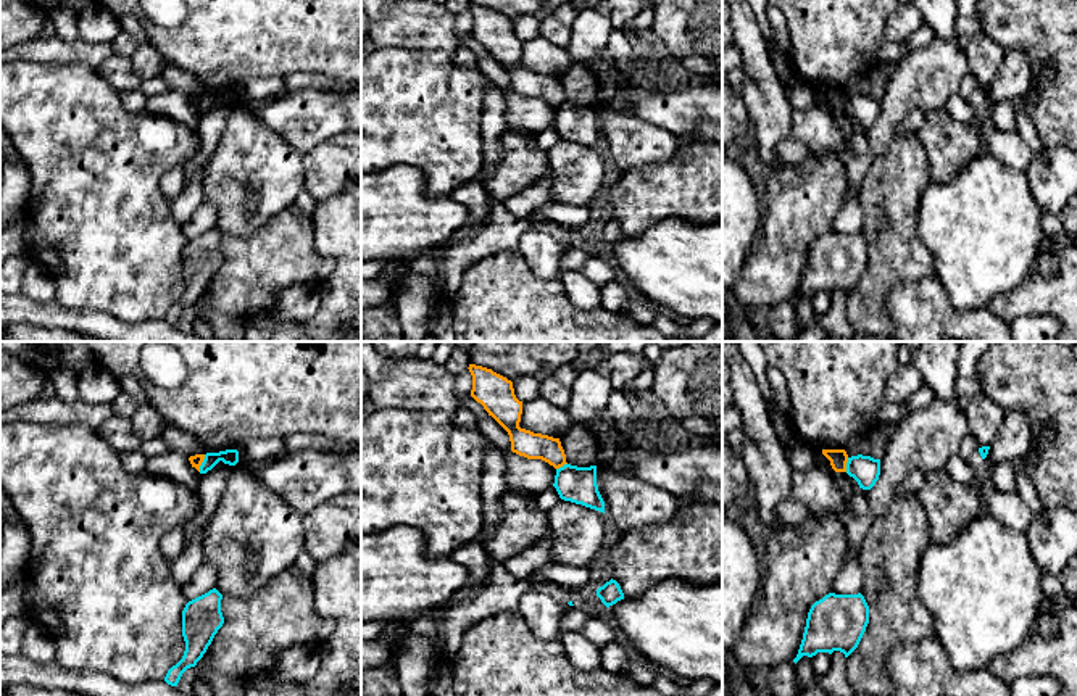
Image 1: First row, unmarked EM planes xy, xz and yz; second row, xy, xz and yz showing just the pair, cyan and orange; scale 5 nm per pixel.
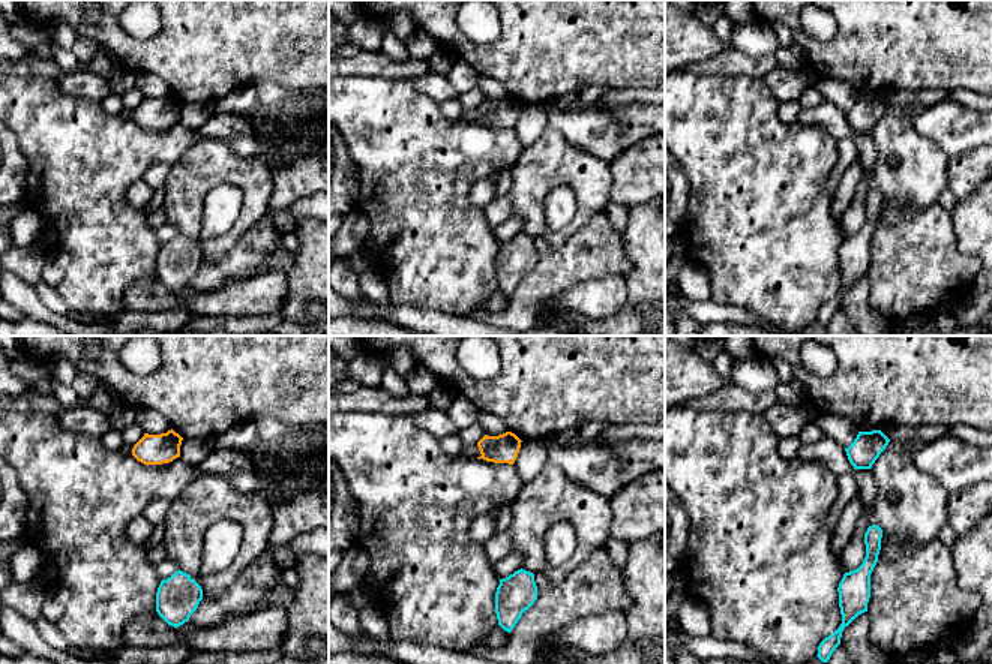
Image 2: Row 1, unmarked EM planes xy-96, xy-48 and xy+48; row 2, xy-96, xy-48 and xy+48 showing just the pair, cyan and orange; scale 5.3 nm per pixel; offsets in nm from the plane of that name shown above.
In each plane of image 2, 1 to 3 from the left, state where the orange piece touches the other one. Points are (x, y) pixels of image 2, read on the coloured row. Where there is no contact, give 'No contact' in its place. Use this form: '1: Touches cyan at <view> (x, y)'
1: No contact
2: No contact
3: No contact

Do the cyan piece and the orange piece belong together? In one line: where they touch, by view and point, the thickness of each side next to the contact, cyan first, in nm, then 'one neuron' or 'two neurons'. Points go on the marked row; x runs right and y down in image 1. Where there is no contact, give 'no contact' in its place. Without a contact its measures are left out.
contact xy (202, 463); calibres 80 and 60 nm; two neurons

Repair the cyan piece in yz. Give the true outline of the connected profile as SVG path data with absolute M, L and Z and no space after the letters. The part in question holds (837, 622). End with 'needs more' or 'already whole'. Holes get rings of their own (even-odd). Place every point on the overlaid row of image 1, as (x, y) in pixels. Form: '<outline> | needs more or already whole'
M829 593L816 601L806 619L803 640L793 662L803 656L840 651L848 657L859 644L869 624L869 606L861 593Z | already whole

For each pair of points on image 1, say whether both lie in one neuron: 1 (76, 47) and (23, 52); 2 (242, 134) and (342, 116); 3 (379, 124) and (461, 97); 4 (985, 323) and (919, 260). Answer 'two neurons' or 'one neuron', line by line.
1: one neuron
2: two neurons
3: one neuron
4: two neurons

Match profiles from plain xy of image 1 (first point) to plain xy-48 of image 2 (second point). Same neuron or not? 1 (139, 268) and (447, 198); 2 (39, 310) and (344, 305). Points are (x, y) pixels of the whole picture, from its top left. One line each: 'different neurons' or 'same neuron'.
1: same neuron
2: same neuron

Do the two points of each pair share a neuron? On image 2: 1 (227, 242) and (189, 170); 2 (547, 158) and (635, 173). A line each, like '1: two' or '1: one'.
1: one
2: two

